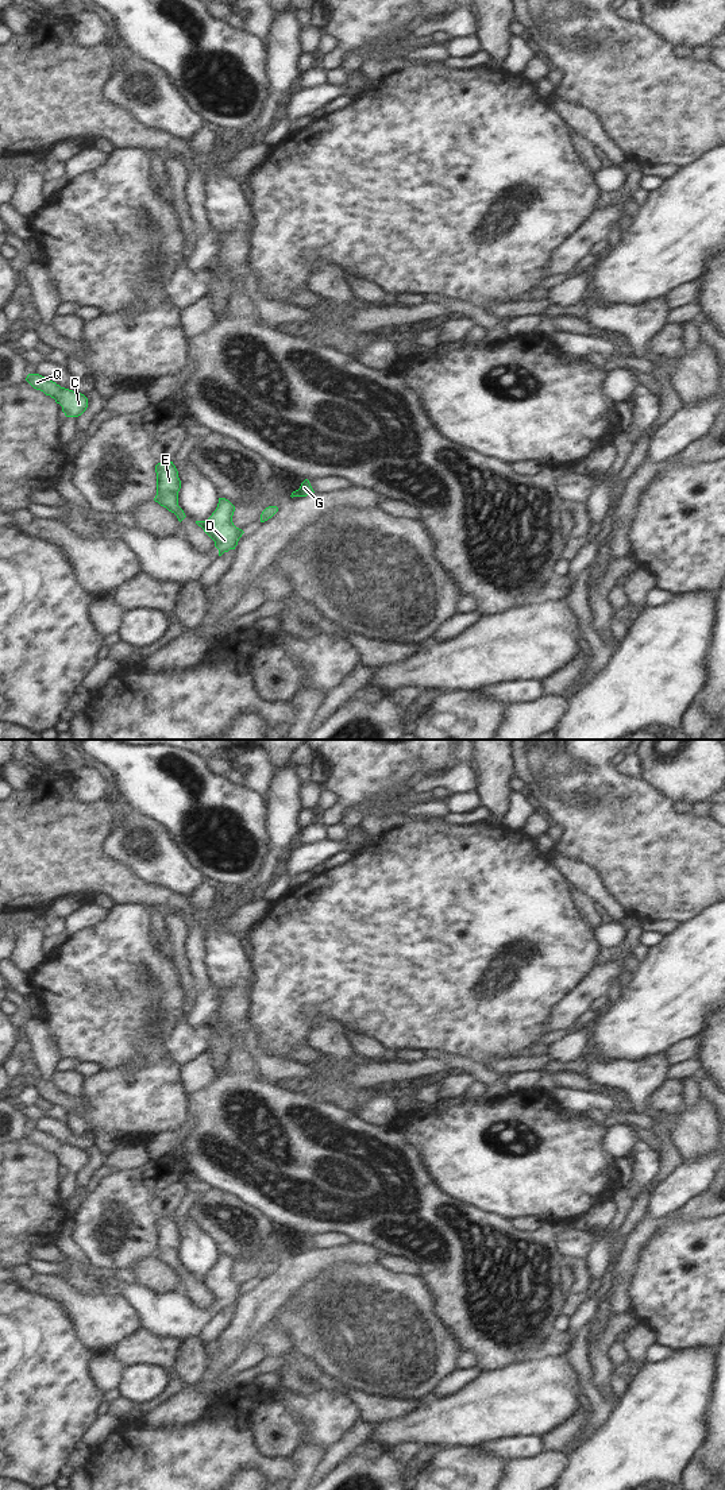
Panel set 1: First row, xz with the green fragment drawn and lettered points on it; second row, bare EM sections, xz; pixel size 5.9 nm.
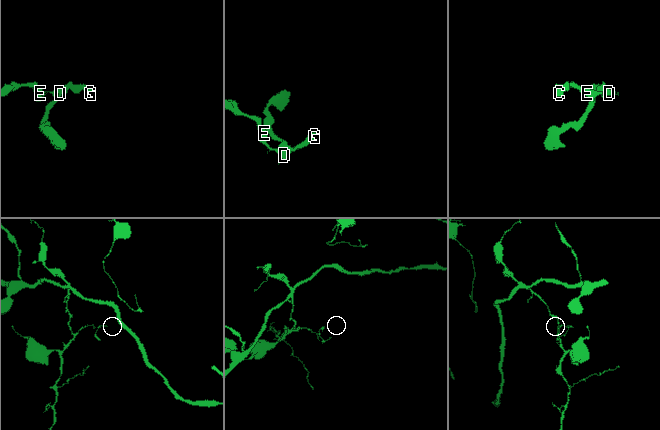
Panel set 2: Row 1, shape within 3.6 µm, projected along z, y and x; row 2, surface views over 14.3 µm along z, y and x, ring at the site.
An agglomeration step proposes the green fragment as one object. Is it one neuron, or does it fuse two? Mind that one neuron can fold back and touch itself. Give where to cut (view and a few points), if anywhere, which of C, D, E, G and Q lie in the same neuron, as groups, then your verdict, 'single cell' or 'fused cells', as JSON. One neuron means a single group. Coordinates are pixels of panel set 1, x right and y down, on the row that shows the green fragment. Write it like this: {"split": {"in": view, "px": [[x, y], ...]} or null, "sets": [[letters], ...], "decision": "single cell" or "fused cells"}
{"split": {"in": "xz", "px": [[204, 521], [201, 527]]}, "sets": [["C", "E", "Q"], ["D", "G"]], "decision": "fused cells"}

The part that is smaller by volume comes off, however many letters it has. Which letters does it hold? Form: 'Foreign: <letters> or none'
Foreign: D, G

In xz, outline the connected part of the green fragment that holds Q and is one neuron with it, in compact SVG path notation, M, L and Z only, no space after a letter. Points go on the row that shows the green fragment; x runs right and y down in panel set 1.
M28 374L26 381L36 390L43 391L62 406L66 417L78 417L88 408L88 398L77 391L61 387L55 382L39 374Z

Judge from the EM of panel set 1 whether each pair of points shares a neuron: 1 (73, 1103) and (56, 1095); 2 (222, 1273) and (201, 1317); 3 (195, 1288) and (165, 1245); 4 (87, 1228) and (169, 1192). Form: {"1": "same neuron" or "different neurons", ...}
{"1": "same neuron", "2": "same neuron", "3": "same neuron", "4": "same neuron"}

